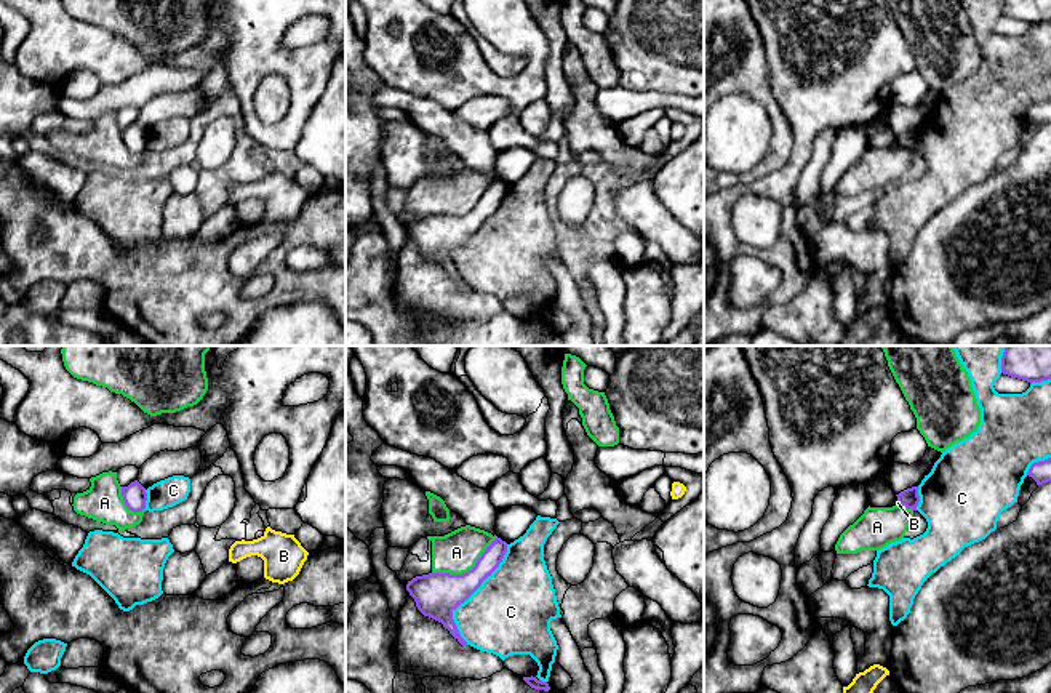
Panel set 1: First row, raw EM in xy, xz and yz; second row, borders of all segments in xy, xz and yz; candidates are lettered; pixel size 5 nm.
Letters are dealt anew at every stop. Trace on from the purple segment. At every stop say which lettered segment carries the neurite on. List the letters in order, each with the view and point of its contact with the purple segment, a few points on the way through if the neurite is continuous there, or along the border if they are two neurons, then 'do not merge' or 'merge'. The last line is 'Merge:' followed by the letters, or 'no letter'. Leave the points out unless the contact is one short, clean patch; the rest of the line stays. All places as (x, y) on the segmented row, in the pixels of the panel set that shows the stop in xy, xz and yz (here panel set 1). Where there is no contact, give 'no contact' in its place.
A: xz (469, 570) | do not merge
B: yz (903, 504) | along yz (898, 501), (906, 506) | do not merge
C: xz (471, 594) | do not merge
Merge: no letter

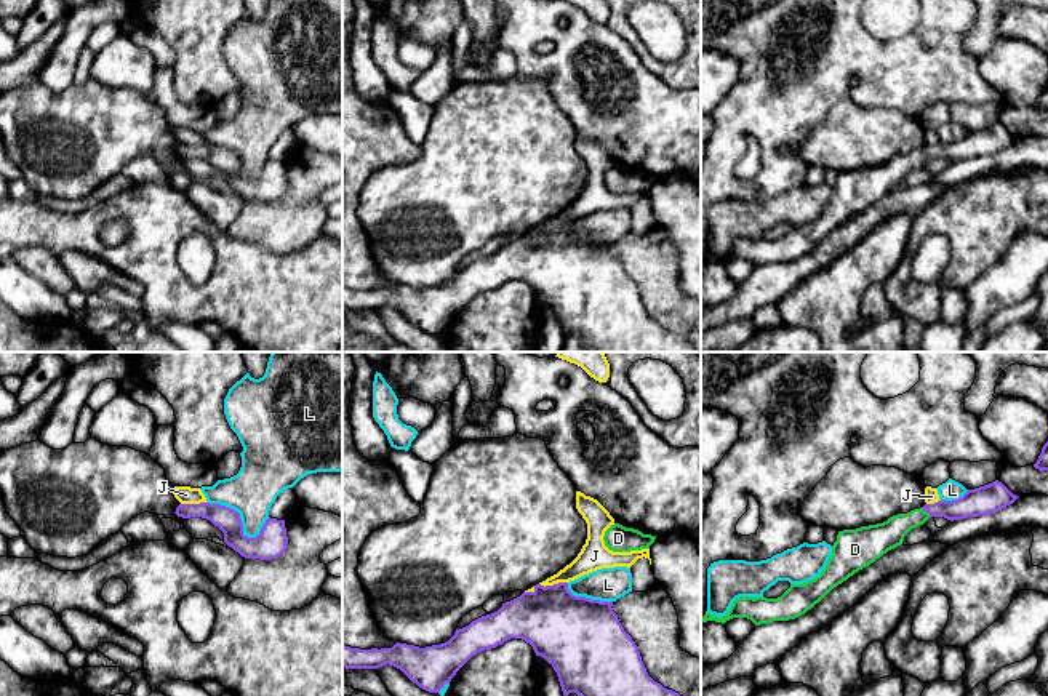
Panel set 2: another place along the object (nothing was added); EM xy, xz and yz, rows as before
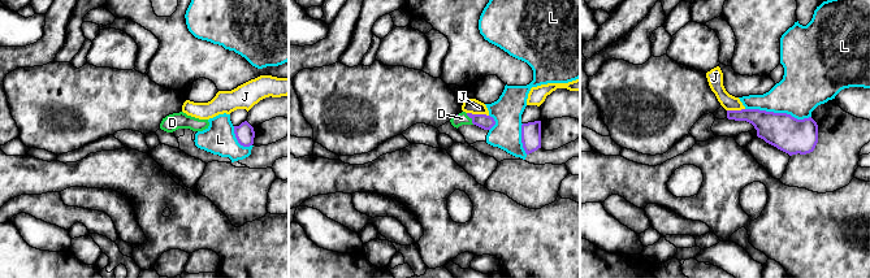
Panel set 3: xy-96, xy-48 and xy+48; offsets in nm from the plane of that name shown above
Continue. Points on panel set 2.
D: yz (925, 511) | across yz (973, 503), (959, 509), (925, 511), (884, 536) | merge
J: xz (554, 584) | along xz (567, 581), (540, 584) | do not merge
L: xy (240, 524) | do not merge
Merge: D

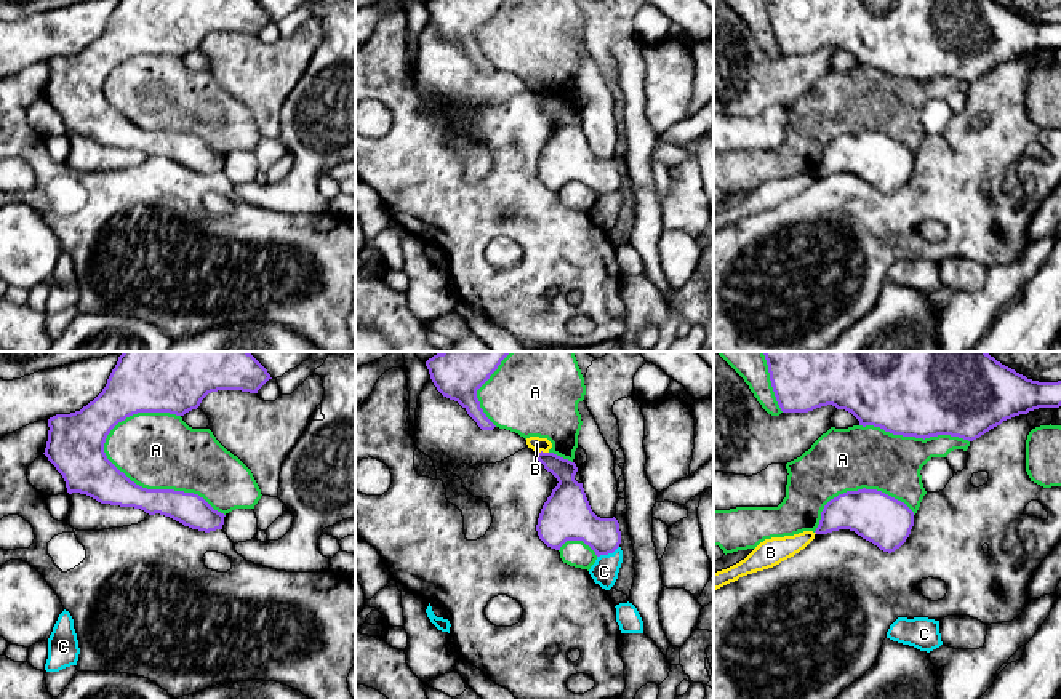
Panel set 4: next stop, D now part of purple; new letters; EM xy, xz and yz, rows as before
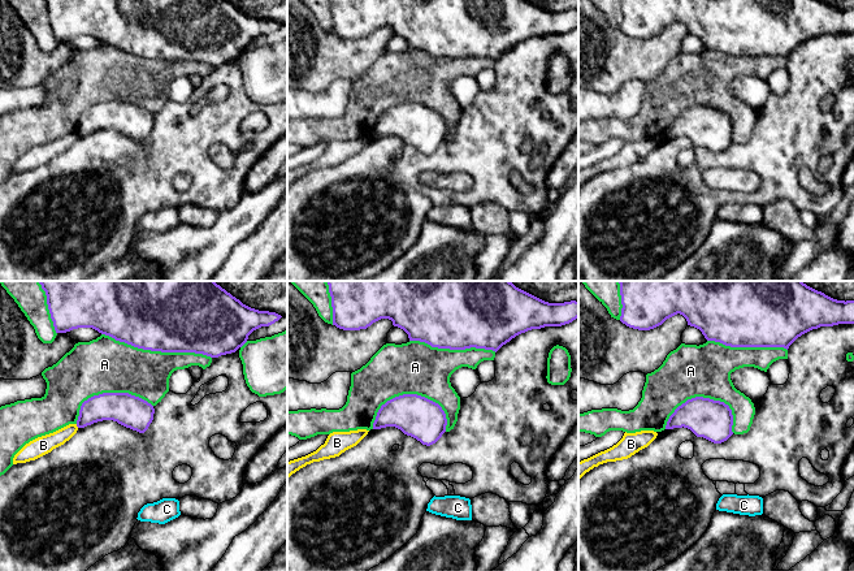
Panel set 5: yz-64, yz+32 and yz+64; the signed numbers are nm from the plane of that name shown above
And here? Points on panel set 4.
A: xy (152, 490) | do not merge
B: xz (541, 451) | do not merge
C: xz (607, 554) | do not merge
Merge: no letter

